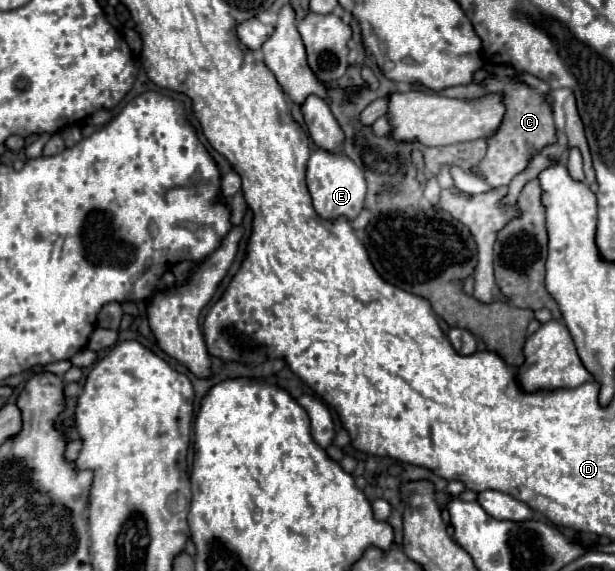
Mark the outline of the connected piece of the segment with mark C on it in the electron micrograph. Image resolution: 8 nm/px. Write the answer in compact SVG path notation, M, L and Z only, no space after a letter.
M485 66L487 78L483 82L471 82L467 86L455 86L441 94L449 98L459 100L479 100L487 94L499 94L505 104L505 116L501 120L501 126L487 136L487 154L479 166L479 172L483 174L485 182L491 186L509 186L509 182L521 174L529 162L549 144L557 142L557 130L553 122L553 106L547 100L547 96L523 82L515 80L517 70L513 66Z

